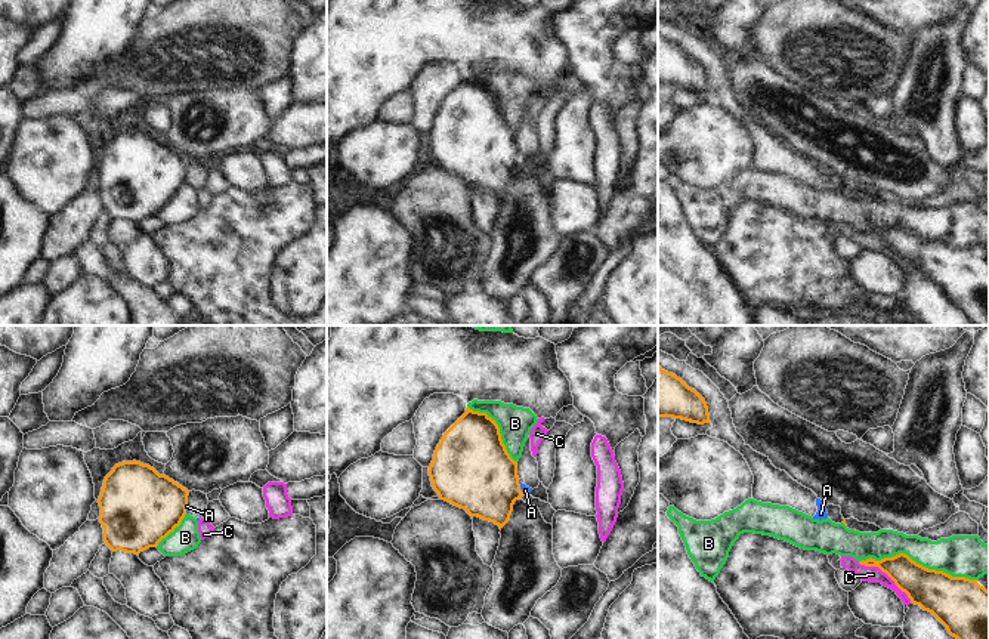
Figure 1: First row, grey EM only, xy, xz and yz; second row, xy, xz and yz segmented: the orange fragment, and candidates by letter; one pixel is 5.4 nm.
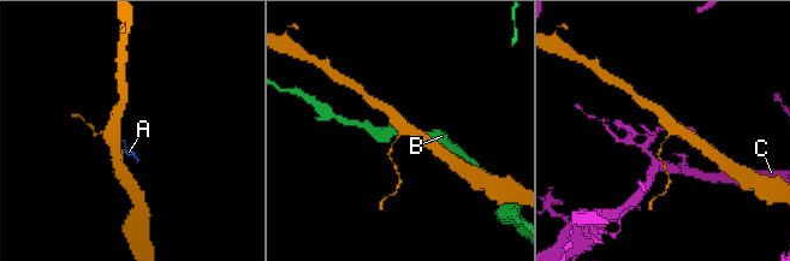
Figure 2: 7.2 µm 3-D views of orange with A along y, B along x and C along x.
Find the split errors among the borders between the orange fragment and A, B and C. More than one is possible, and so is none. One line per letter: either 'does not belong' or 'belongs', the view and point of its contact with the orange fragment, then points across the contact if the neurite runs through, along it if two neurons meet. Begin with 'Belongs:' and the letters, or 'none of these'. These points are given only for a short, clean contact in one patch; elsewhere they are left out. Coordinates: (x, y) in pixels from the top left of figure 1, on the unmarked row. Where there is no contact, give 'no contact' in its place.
Belongs: none of these
A: does not belong; contact xz (519, 156); border xz (518, 148), (519, 157), (524, 161)
B: does not belong; contact yz (918, 232)
C: does not belong; contact yz (886, 241); border yz (858, 231), (867, 235), (878, 235), (911, 271)

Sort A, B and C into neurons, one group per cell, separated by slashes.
A / B / C

